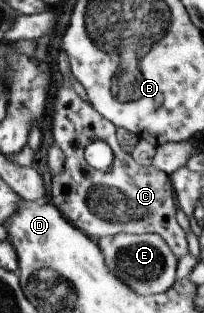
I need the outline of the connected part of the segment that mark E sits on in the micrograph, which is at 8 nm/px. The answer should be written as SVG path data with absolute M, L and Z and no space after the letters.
M120 233L98 238L97 247L104 254L105 263L115 277L137 295L165 293L175 283L176 259L170 247L157 234L133 235Z

